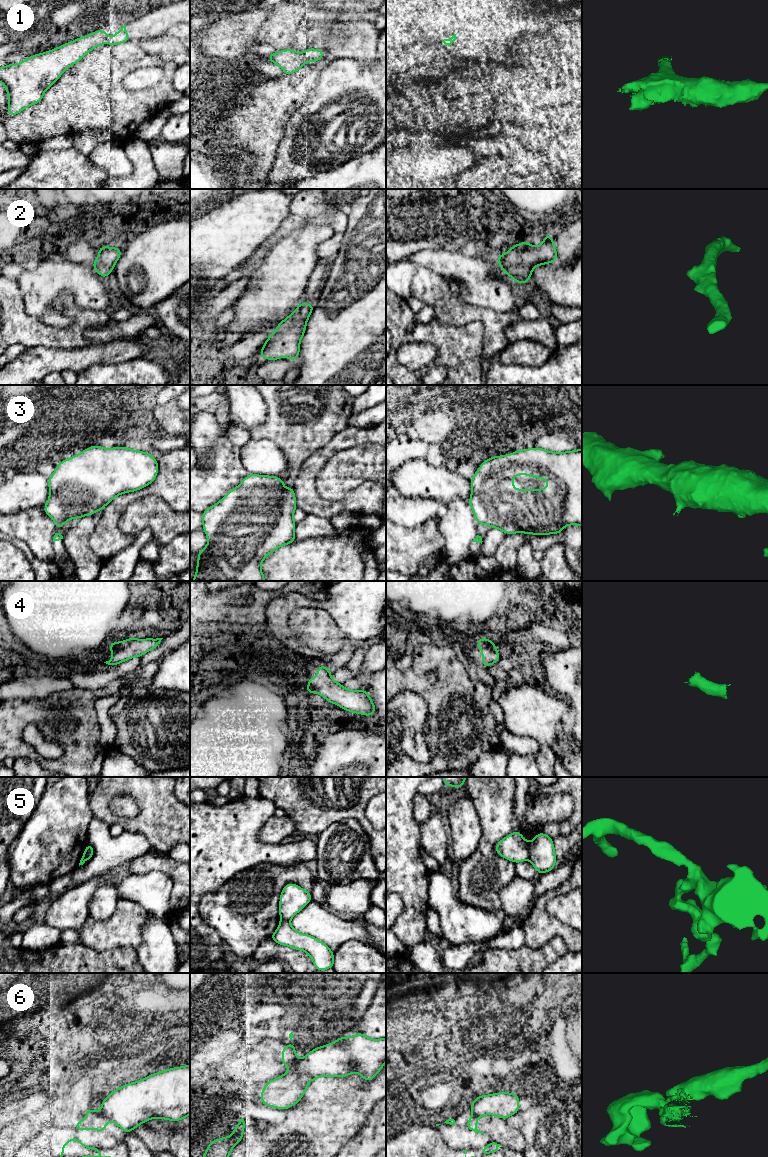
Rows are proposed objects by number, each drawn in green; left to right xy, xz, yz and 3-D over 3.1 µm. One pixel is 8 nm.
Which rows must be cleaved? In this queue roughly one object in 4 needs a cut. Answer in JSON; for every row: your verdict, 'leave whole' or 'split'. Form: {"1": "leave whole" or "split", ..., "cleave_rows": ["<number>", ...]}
{"1": "leave whole", "2": "leave whole", "3": "leave whole", "4": "leave whole", "5": "split", "6": "split", "cleave_rows": ["5", "6"]}

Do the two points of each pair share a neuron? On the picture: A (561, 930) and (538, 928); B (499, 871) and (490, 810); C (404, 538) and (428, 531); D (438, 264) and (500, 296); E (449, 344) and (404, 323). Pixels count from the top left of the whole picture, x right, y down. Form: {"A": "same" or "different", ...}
{"A": "same", "B": "same", "C": "same", "D": "same", "E": "same"}

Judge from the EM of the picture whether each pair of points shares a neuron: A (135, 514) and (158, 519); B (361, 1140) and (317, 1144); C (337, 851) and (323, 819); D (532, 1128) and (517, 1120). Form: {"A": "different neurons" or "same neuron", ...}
{"A": "same neuron", "B": "different neurons", "C": "different neurons", "D": "same neuron"}

